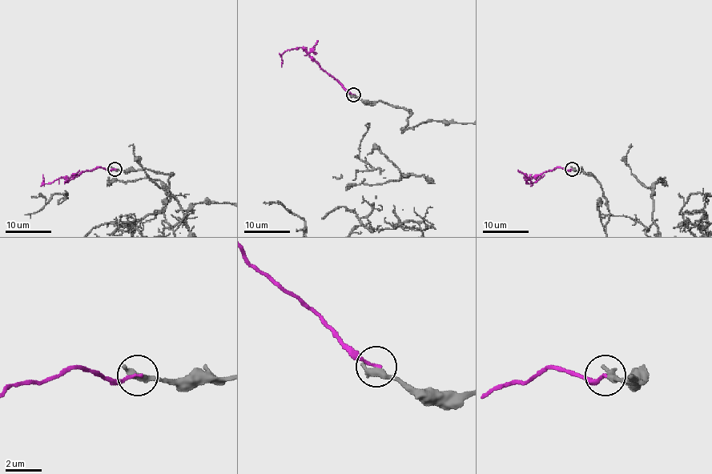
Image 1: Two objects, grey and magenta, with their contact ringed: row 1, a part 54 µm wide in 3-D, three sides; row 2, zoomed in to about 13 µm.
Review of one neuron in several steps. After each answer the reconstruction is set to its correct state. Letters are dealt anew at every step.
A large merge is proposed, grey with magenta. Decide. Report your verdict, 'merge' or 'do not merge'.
do not merge

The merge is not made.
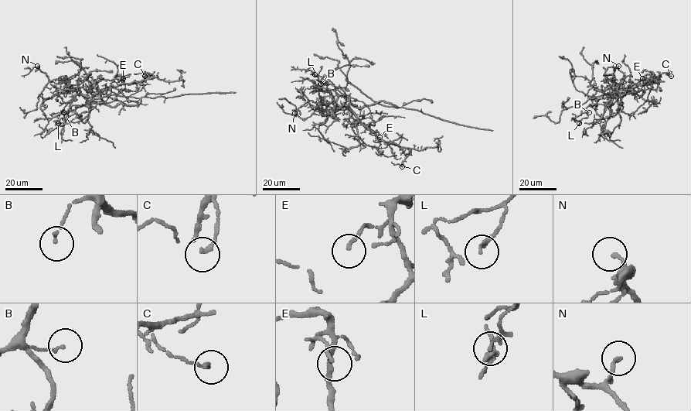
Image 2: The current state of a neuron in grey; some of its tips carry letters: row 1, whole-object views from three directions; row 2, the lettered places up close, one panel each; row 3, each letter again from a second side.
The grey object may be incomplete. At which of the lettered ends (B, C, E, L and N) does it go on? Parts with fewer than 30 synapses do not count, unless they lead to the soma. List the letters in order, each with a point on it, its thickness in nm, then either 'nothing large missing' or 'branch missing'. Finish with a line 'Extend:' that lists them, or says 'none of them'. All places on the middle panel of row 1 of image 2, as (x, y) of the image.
B: at (321, 83); 110 nm thick; nothing large missing
C: at (402, 166); 170 nm thick; nothing large missing
E: at (379, 137); 130 nm thick; nothing large missing
L: at (314, 74); 110 nm thick; nothing large missing
N: at (294, 113); 160 nm thick; nothing large missing
Extend: none of them

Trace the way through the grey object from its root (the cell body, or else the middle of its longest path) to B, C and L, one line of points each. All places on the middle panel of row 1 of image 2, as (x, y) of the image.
B: (373, 104), (355, 107), (338, 87), (323, 80), (321, 83)
C: (373, 104), (356, 107), (350, 104), (348, 106), (355, 117), (378, 137), (411, 150), (402, 166)
L: (373, 104), (355, 107), (341, 89), (327, 81), (321, 81), (314, 74)

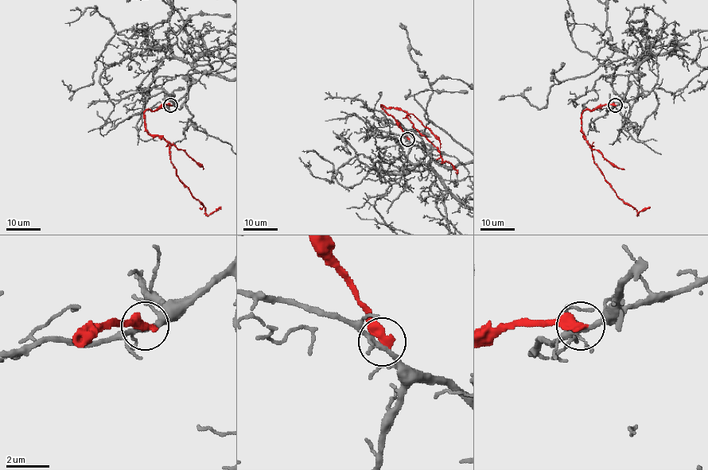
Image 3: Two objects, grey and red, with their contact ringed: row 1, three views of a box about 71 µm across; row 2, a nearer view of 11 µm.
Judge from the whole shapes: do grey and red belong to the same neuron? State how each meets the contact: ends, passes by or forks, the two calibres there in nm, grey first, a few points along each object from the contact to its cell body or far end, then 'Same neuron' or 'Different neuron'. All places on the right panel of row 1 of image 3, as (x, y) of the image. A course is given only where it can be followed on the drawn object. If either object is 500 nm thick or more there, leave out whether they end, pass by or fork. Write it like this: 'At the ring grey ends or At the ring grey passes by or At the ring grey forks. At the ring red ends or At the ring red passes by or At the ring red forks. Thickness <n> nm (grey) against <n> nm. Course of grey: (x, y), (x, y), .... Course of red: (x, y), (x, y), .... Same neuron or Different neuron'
Thickness 200 nm (grey) against 500 nm. Course of grey: (616, 105), (642, 64), (601, 64), (580, 51), (568, 1). Course of red: (615, 105), (585, 110), (583, 137), (616, 195), (637, 215), (650, 207). Different neuron

